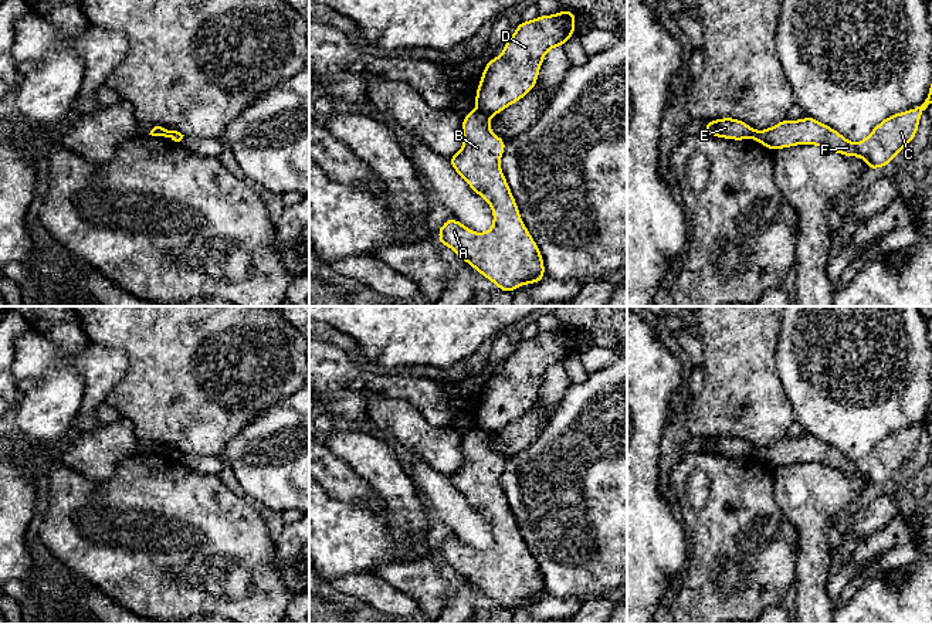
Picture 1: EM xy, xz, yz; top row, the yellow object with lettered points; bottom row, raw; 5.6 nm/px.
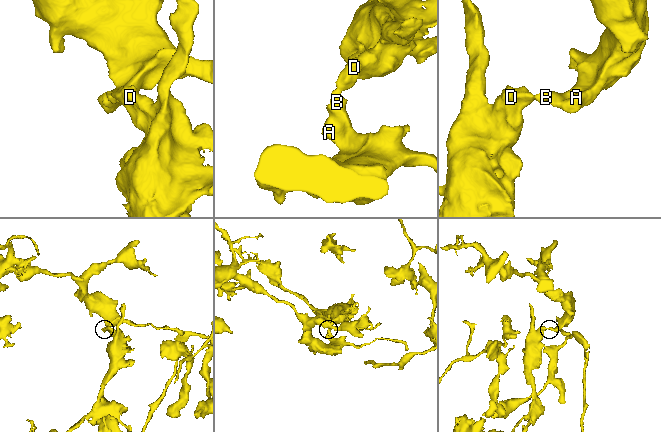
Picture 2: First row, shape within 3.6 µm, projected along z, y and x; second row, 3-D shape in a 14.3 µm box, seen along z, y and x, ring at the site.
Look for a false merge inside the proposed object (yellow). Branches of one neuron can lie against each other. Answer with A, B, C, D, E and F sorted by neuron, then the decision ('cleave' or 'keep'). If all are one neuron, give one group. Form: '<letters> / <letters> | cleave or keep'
A B C F / D E | cleave

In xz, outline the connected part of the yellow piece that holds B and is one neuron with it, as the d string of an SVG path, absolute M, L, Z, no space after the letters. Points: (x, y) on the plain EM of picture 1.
M478 427L465 433L464 465L448 478L472 509L491 523L492 546L474 550L450 535L437 552L440 562L450 564L498 607L512 611L521 603L542 598L545 583L499 485L506 458L492 451L488 440L489 434Z

